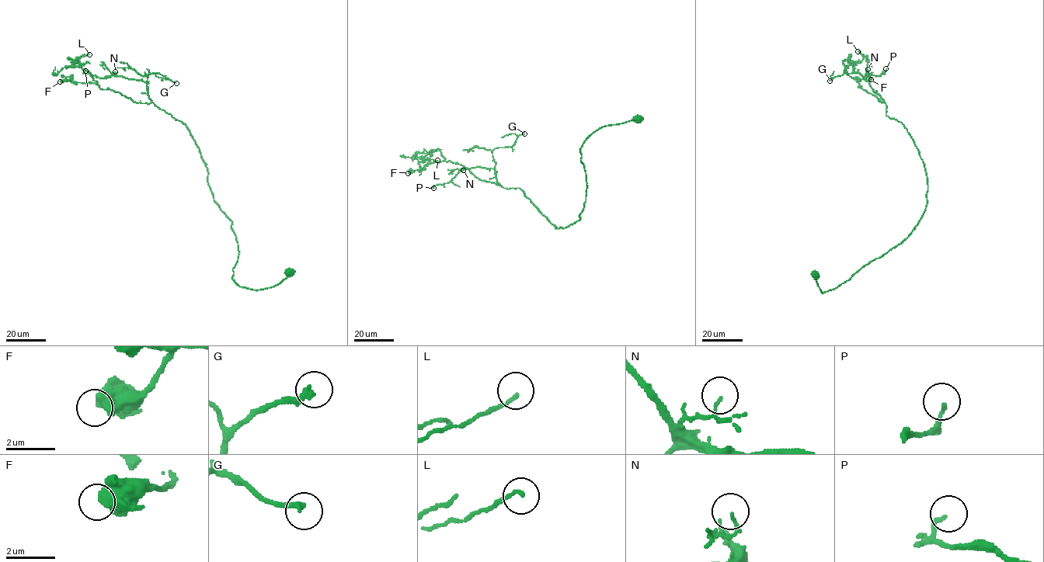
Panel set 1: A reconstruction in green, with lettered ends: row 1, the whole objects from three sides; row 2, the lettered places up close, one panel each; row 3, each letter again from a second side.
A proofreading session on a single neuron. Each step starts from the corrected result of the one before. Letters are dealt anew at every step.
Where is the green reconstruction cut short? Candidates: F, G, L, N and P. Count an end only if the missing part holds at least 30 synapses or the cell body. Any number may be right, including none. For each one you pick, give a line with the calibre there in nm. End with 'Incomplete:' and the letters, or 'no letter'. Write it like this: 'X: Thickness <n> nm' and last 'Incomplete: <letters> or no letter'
Incomplete: no letter

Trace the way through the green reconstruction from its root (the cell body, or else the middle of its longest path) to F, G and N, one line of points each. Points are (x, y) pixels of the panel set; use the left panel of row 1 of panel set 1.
F: (288, 272), (261, 289), (231, 279), (231, 221), (182, 123), (93, 83), (60, 81)
G: (288, 272), (261, 289), (231, 279), (231, 221), (189, 130), (149, 98), (144, 75), (176, 83)
N: (288, 272), (261, 289), (231, 279), (231, 221), (189, 130), (154, 104), (144, 81), (115, 71)

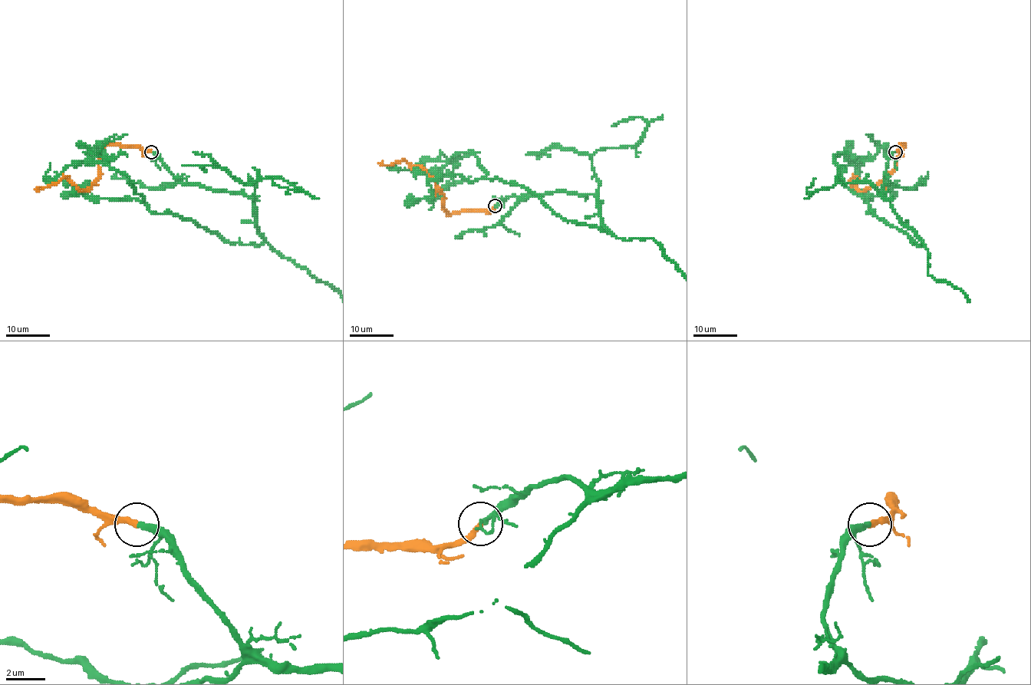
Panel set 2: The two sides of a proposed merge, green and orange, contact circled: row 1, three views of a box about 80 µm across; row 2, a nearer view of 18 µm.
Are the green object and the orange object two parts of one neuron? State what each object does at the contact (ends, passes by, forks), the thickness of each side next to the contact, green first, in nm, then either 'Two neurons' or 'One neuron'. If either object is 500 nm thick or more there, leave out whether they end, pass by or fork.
At the ring green ends. At the ring orange ends. Thickness 280 nm (green) against 300 nm. One neuron

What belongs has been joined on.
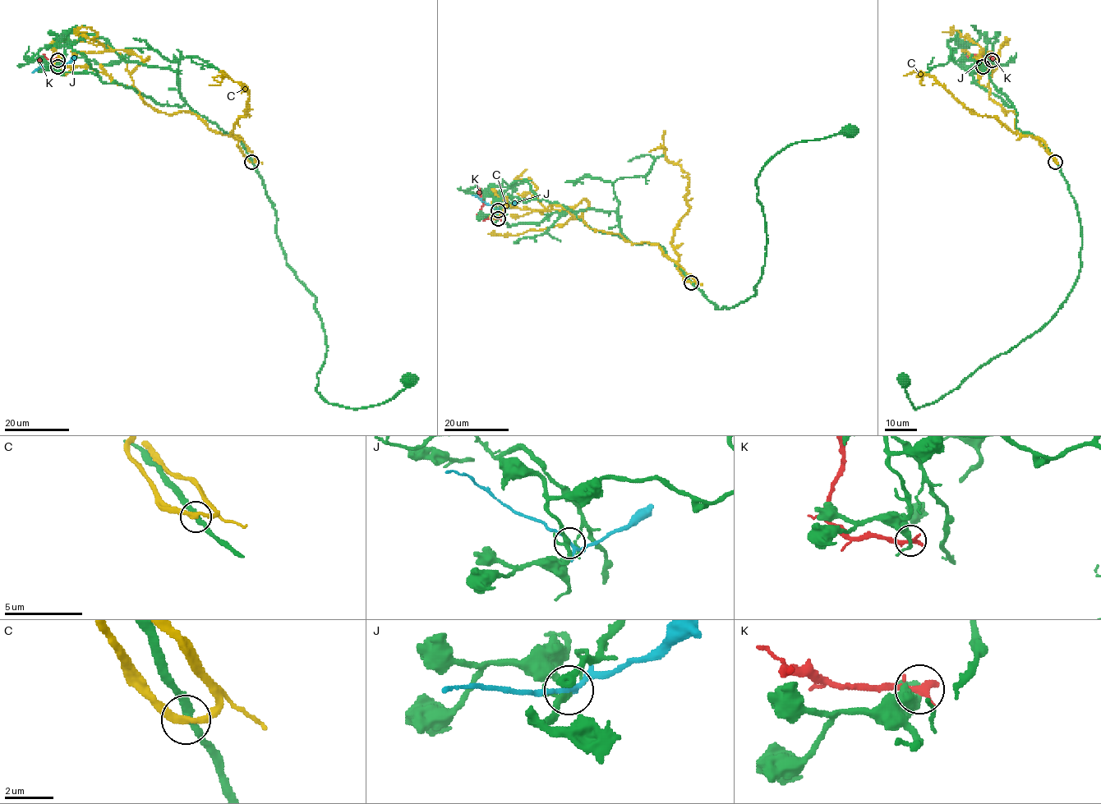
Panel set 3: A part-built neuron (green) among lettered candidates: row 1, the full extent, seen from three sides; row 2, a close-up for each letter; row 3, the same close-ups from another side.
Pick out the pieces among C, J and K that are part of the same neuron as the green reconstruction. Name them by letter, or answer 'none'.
none

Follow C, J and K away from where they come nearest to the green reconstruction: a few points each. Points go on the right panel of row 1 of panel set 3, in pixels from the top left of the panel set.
C: (1055, 162), (989, 98), (992, 66), (971, 60), (983, 50), (953, 27), (942, 32)
J: (983, 66), (972, 66), (968, 72)
K: (992, 60), (973, 55), (960, 61)

